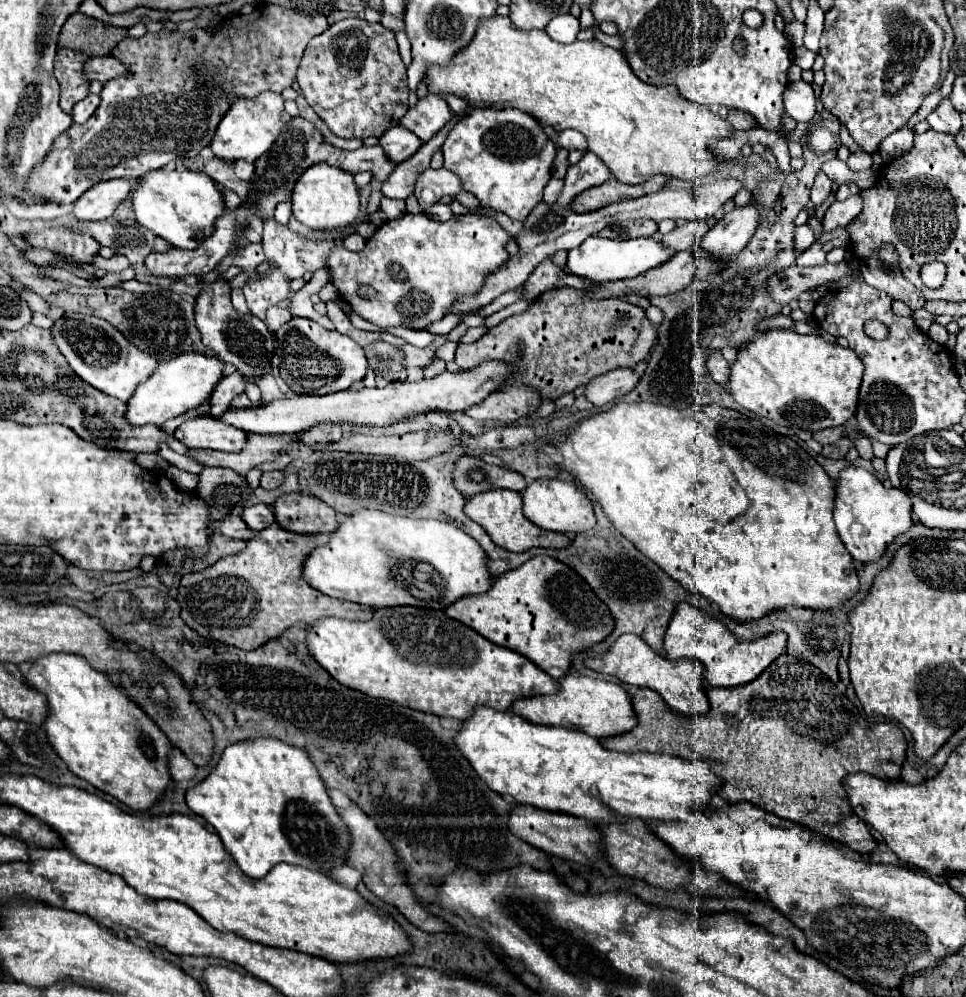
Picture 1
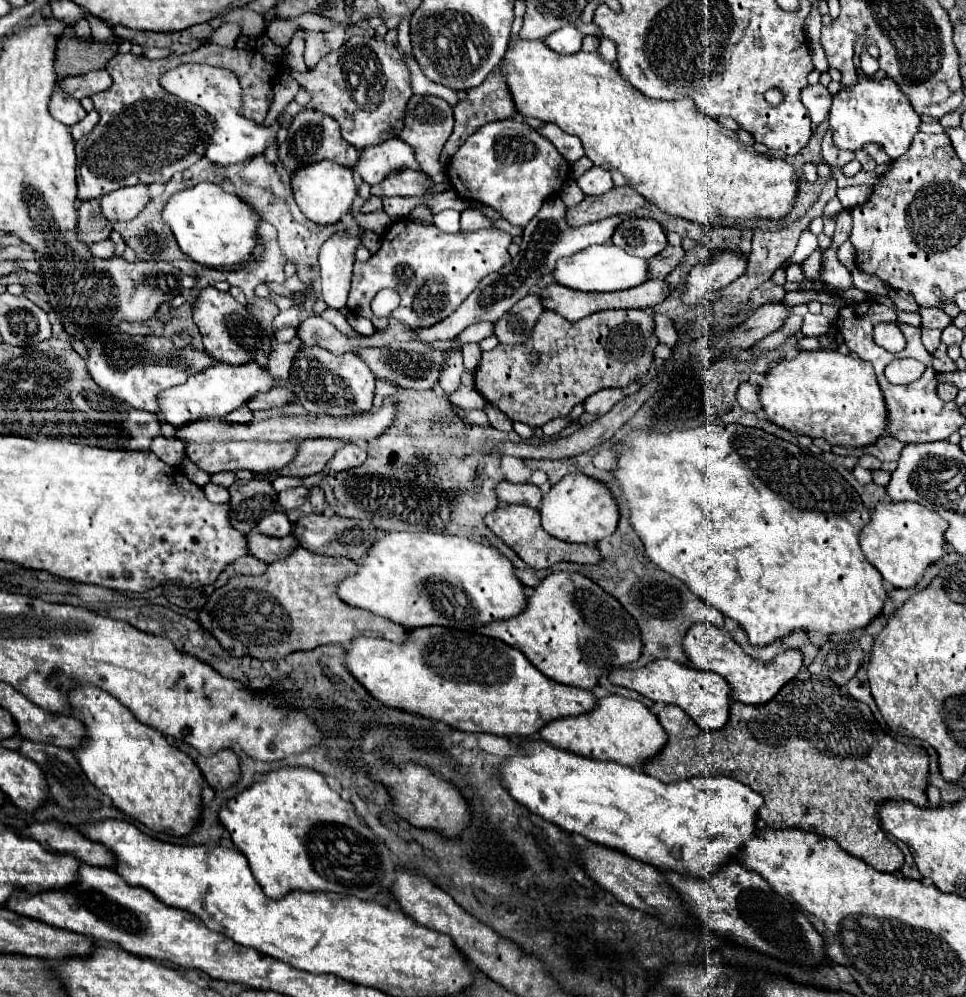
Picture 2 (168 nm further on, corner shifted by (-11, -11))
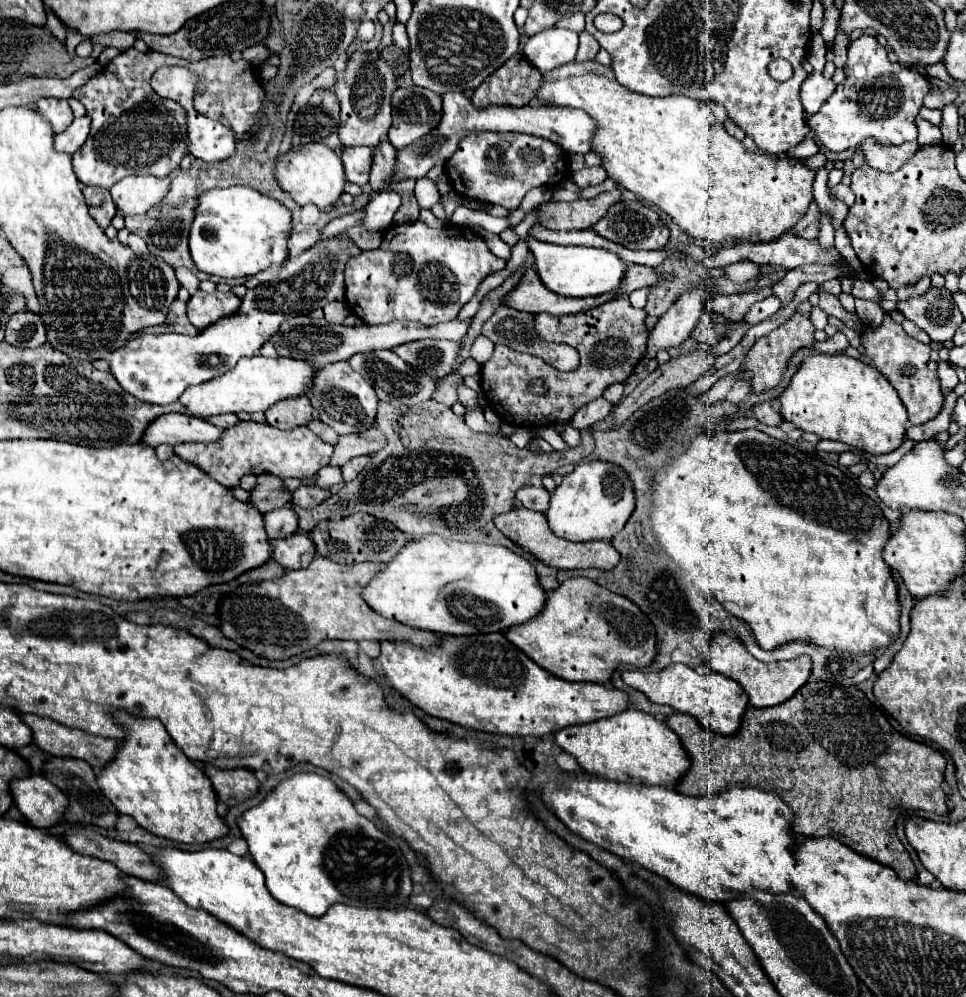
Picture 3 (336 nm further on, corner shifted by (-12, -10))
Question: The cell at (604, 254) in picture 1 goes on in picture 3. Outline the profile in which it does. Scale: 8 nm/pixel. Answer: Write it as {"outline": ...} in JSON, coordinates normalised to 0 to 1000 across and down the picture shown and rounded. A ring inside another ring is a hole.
{"outline":[[[546,239],[546,243],[548,243],[548,251],[554,257],[558,279],[568,291],[581,297],[608,299],[608,297],[622,297],[626,293],[637,293],[641,291],[643,281],[647,279],[647,269],[651,269],[651,265],[645,263],[637,253],[624,249],[577,247],[577,245],[556,243],[554,239]]]}

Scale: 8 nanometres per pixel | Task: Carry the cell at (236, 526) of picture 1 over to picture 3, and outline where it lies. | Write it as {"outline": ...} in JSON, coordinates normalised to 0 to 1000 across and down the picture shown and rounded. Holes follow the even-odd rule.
{"outline":[[[303,536],[299,540],[281,542],[278,548],[281,548],[281,562],[289,564],[295,572],[316,570],[316,566],[320,566],[328,556],[318,536]]]}

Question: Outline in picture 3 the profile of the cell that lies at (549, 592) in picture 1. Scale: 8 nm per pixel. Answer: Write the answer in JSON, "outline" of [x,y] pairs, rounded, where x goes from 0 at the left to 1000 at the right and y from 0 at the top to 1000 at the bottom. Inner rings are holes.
{"outline":[[[587,580],[579,590],[566,594],[564,610],[558,618],[550,620],[539,628],[529,628],[521,634],[527,638],[527,644],[535,646],[554,666],[564,670],[568,676],[589,682],[589,684],[620,684],[626,686],[633,680],[633,674],[641,666],[655,666],[668,670],[678,658],[678,630],[672,620],[647,598],[635,596],[628,590],[616,586],[610,580]]]}

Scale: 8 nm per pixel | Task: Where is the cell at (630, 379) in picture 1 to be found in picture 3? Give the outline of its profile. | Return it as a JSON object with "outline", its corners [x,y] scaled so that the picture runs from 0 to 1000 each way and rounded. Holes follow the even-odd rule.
{"outline":[[[622,397],[620,401],[612,401],[610,405],[601,407],[601,409],[595,413],[595,417],[591,419],[591,425],[593,425],[597,431],[608,429],[608,427],[614,427],[614,425],[620,423],[620,421],[626,421],[626,419],[630,417],[633,409],[635,409],[633,403],[628,403],[628,401]]]}

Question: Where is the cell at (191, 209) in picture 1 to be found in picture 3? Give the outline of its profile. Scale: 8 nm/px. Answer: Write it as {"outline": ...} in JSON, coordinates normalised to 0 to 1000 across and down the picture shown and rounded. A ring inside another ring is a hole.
{"outline":[[[258,187],[220,189],[204,199],[202,219],[196,231],[196,253],[208,273],[229,279],[264,277],[281,265],[297,259],[297,231],[301,213],[287,201]]]}

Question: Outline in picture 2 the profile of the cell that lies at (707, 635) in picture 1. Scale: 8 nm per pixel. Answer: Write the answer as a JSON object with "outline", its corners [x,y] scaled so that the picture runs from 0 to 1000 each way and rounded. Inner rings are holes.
{"outline":[[[720,625],[716,631],[712,631],[708,639],[708,653],[714,659],[716,665],[720,665],[725,671],[739,673],[747,677],[758,687],[758,703],[774,705],[774,707],[789,707],[801,701],[801,697],[826,677],[830,669],[830,655],[824,651],[812,653],[805,659],[801,659],[795,665],[789,665],[768,653],[768,649],[754,637],[749,637],[743,629],[735,625]]]}

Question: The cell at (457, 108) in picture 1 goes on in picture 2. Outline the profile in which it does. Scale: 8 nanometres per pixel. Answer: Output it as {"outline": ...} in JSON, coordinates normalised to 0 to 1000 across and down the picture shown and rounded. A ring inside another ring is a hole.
{"outline":[[[418,53],[418,61],[420,61],[420,67],[424,69],[427,93],[431,93],[431,95],[453,95],[453,97],[462,99],[468,107],[474,103],[472,93],[468,93],[466,89],[460,89],[460,87],[455,87],[455,85],[447,85],[447,81],[443,81],[443,79],[439,77],[439,73],[435,73],[435,67],[431,65],[431,59],[427,59],[424,55]]]}

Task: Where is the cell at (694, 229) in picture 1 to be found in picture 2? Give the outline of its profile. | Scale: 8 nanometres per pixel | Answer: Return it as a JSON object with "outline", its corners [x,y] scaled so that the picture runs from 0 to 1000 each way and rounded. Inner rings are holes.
{"outline":[[[689,248],[685,254],[681,254],[679,258],[671,260],[671,278],[673,280],[681,280],[681,278],[689,278],[692,274],[696,274],[700,270],[700,266],[706,262],[708,258],[708,250],[706,248]]]}

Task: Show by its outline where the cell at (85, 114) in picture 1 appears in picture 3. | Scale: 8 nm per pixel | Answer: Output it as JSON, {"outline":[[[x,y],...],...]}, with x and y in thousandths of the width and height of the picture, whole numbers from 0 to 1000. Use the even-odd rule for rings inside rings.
{"outline":[[[90,114],[84,118],[78,118],[67,132],[57,136],[57,148],[61,152],[69,152],[69,154],[80,152],[84,148],[84,144],[90,140],[92,126],[94,126],[94,120]]]}

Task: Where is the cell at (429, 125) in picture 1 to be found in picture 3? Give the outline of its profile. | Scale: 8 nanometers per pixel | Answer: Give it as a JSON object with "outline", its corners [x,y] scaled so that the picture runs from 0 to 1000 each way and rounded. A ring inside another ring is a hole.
{"outline":[[[413,88],[407,94],[407,126],[403,142],[415,150],[442,136],[459,116],[459,98],[442,88]]]}

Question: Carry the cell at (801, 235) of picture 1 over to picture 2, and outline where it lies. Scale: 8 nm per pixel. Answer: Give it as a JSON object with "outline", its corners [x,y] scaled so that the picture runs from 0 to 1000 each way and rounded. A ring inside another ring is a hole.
{"outline":[[[843,252],[843,254],[841,254],[841,256],[830,264],[832,276],[834,276],[834,280],[841,282],[845,294],[851,294],[851,292],[853,292],[851,282],[849,282],[849,258],[851,258],[851,256],[849,256],[847,252]]]}

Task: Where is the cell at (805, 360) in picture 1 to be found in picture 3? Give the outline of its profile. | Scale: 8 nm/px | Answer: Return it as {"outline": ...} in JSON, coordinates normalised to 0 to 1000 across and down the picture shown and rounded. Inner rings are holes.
{"outline":[[[875,355],[835,357],[806,397],[806,405],[811,421],[821,423],[827,431],[885,447],[900,455],[927,451],[939,431],[939,411],[918,379],[904,365]]]}

